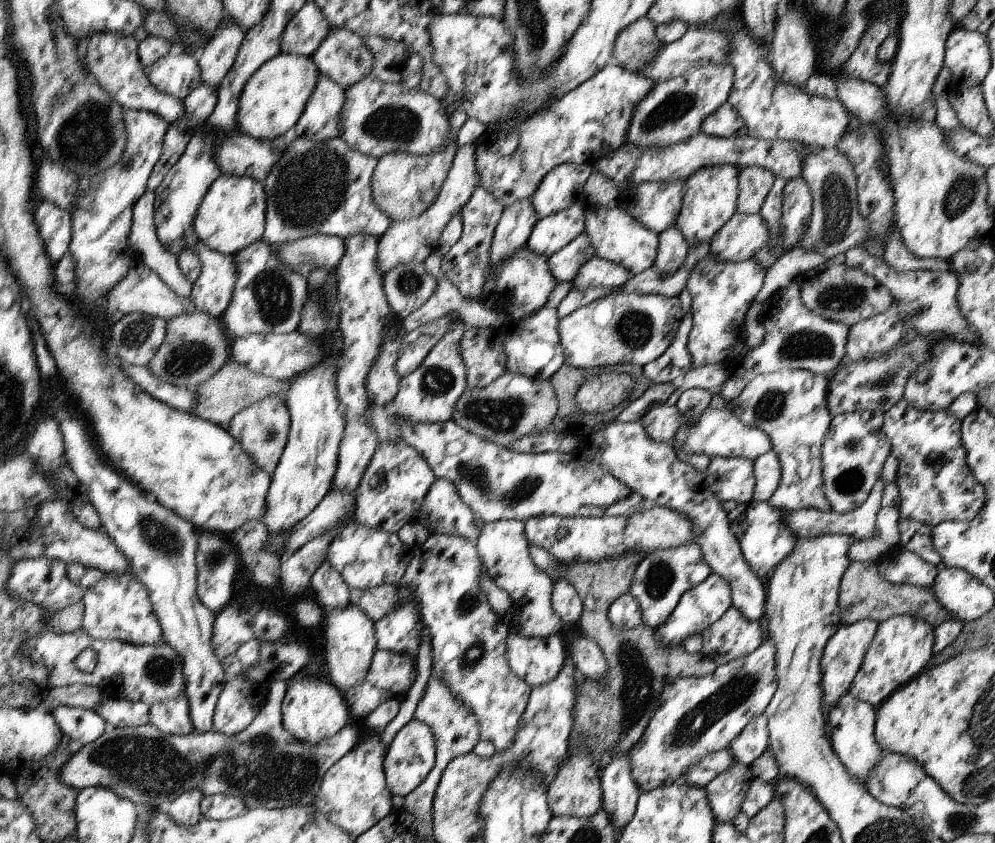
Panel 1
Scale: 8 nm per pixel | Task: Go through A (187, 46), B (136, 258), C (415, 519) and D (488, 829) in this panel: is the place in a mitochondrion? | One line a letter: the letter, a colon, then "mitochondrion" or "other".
A: other
B: other
C: other
D: other

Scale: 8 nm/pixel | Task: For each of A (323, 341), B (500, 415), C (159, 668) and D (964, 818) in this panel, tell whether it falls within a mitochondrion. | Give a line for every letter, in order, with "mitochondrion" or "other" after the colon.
A: other
B: mitochondrion
C: mitochondrion
D: mitochondrion

